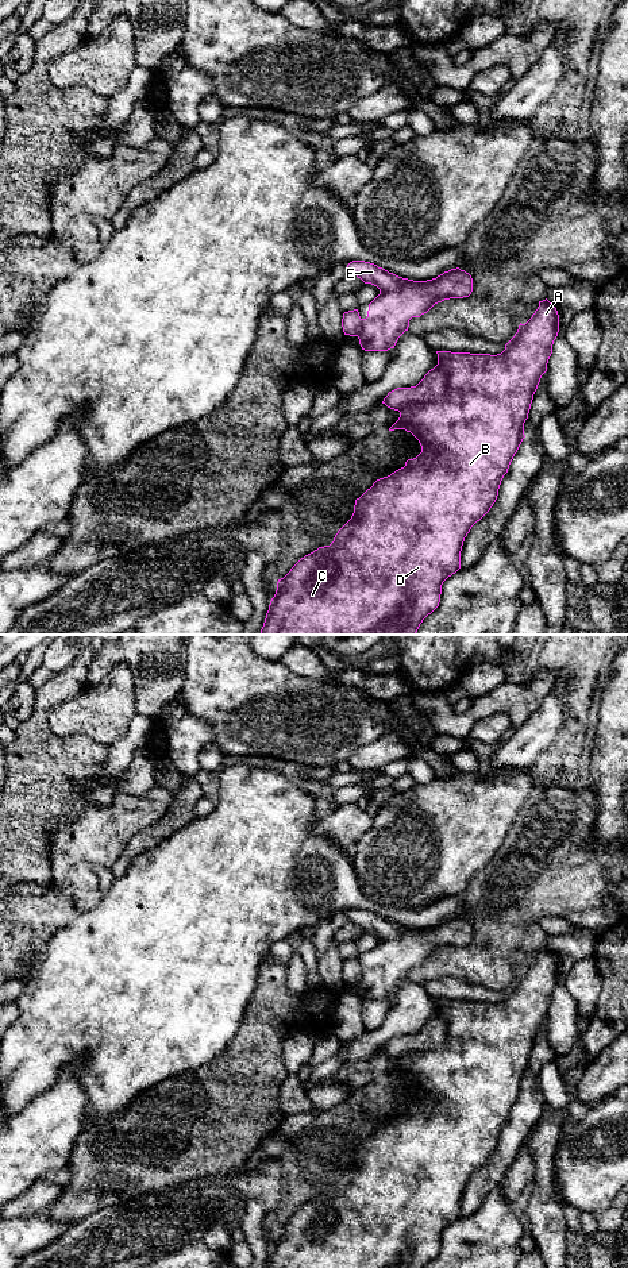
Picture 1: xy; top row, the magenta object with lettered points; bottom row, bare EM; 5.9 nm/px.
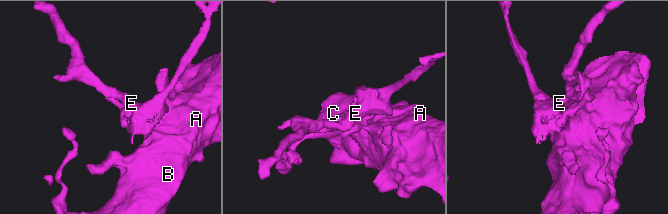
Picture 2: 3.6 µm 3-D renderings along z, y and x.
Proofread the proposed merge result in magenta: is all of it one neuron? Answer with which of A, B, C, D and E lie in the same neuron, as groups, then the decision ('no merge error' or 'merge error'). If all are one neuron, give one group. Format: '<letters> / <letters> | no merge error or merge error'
A B C D / E | merge error

